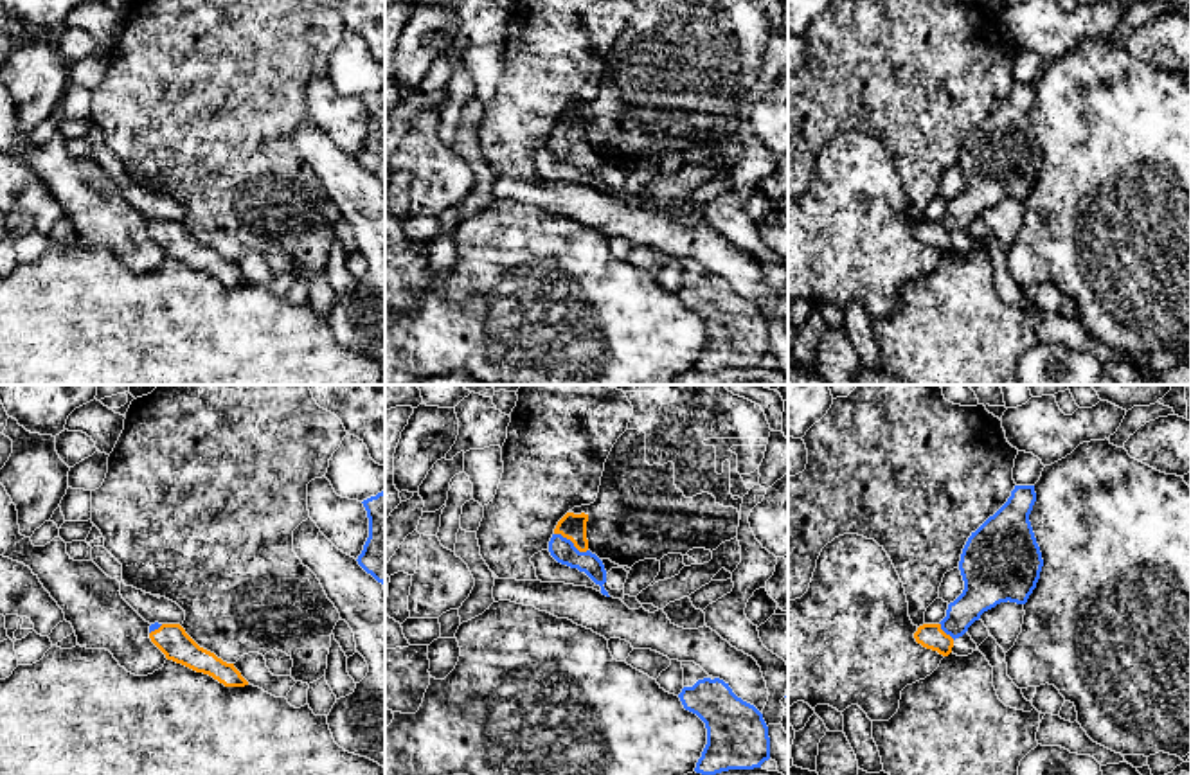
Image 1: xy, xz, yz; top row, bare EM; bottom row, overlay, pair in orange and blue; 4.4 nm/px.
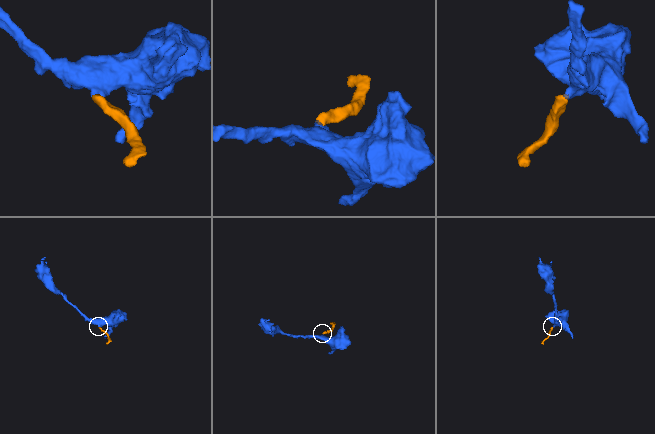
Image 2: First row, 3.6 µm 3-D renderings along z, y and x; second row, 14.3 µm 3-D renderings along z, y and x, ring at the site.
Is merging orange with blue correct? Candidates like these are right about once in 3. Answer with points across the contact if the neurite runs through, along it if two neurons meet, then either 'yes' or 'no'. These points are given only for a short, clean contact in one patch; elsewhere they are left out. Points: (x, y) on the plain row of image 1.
across xz (573, 124), (571, 137), (562, 146) | yes

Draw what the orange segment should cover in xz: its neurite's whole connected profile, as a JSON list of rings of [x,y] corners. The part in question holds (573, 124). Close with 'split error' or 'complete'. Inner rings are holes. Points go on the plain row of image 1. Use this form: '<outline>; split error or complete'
[[[567,110],[554,126],[549,138],[549,149],[558,160],[585,169],[596,182],[601,183],[601,191],[610,194],[603,183],[606,180],[604,162],[588,147],[587,119],[588,111],[585,110]]]; split error

